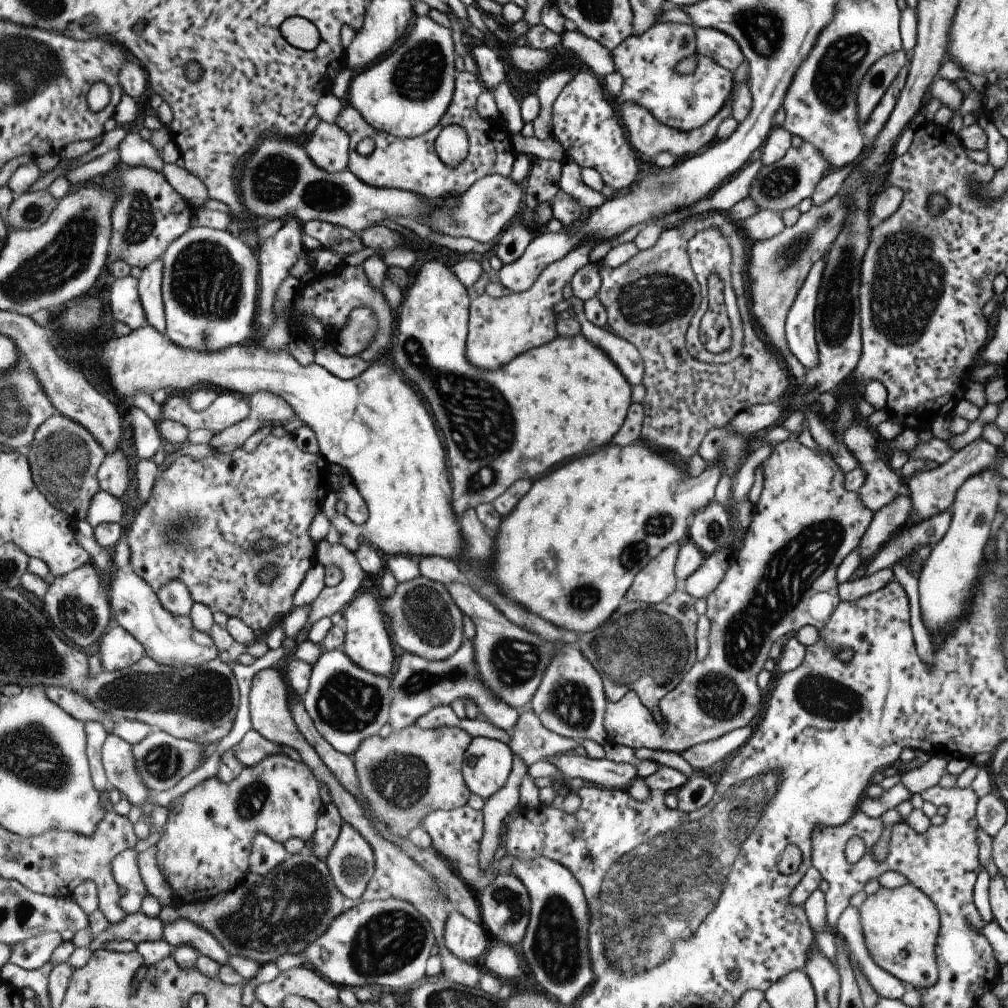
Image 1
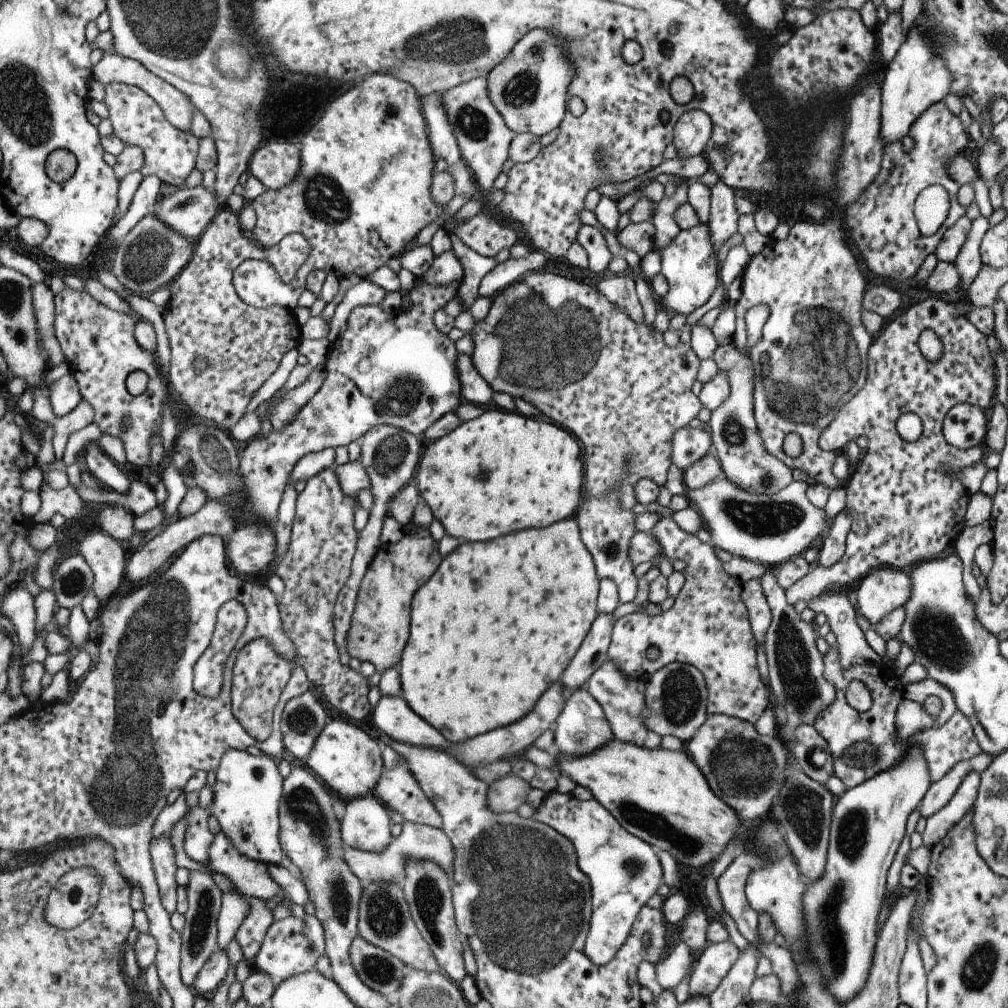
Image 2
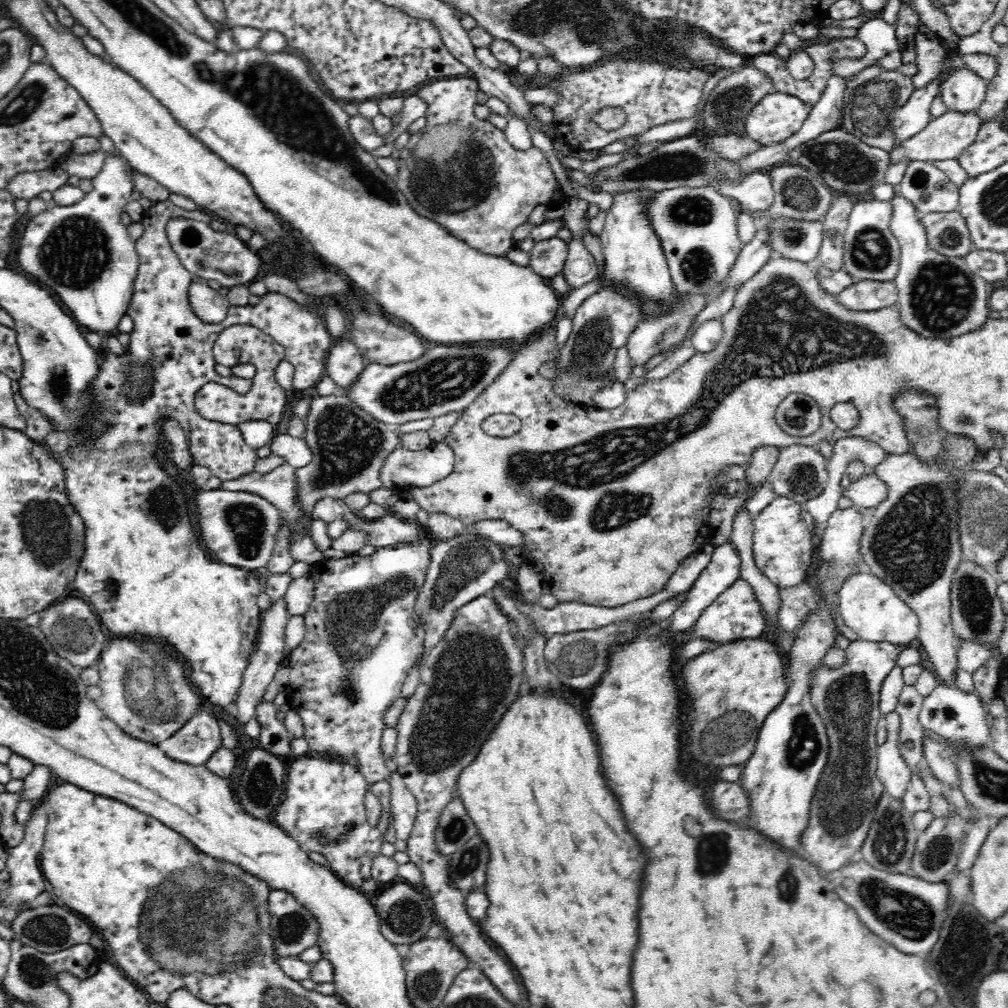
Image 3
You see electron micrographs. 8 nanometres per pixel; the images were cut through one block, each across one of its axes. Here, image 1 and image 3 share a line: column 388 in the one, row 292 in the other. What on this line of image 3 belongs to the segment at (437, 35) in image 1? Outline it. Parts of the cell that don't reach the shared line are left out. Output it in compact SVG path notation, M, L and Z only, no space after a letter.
M102 158L100 160L100 172L94 178L94 190L90 194L84 194L84 200L74 206L60 206L60 204L48 204L44 212L34 216L34 210L26 198L16 200L16 212L22 216L26 226L22 228L20 240L18 240L18 256L16 262L36 280L50 286L68 306L68 310L78 318L80 326L86 326L94 332L118 332L118 322L124 312L128 312L128 300L134 292L136 276L138 276L138 250L134 246L134 238L128 232L128 226L122 224L122 216L126 212L126 204L132 200L130 192L134 186L128 178L128 166L124 164L124 158Z

